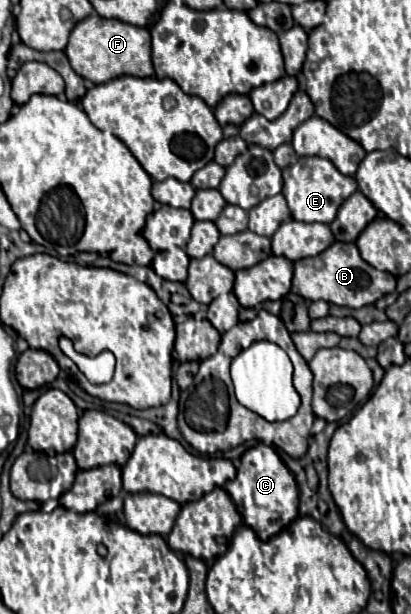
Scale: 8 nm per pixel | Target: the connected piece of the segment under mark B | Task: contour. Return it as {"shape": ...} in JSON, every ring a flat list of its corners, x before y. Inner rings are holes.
{"shape":[[333,243,325,251,321,251,315,257,299,259,295,263,295,273,293,273,293,287,297,295,301,295,307,301,327,301,339,307,351,307,359,309,365,305,375,303,377,299,389,295,395,291,395,277,385,271,377,271,369,263,365,263,355,247,355,243],[313,263,323,263,323,267,315,267]]}

